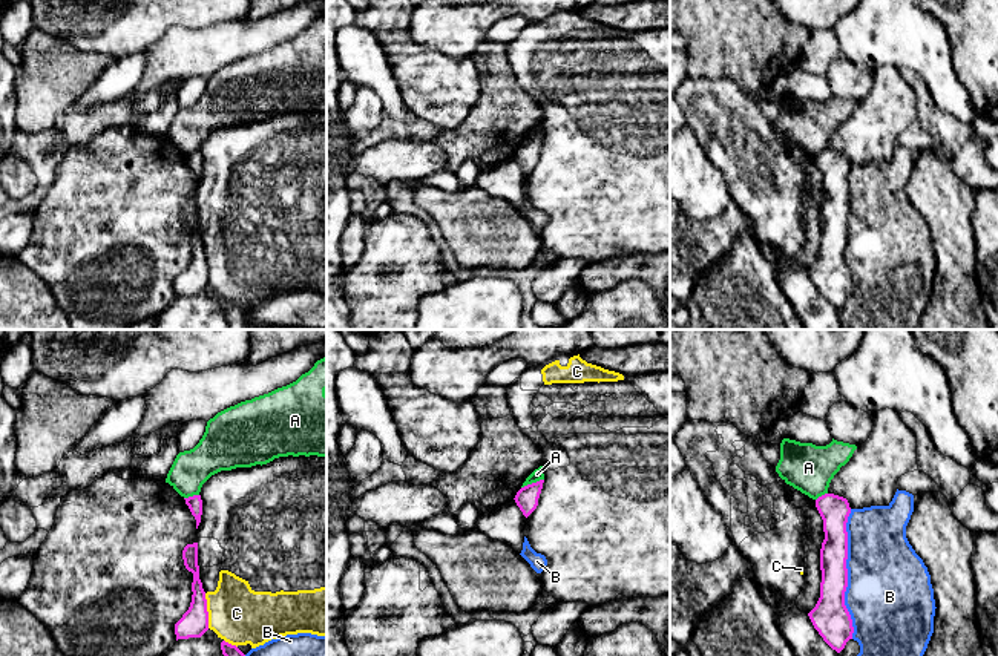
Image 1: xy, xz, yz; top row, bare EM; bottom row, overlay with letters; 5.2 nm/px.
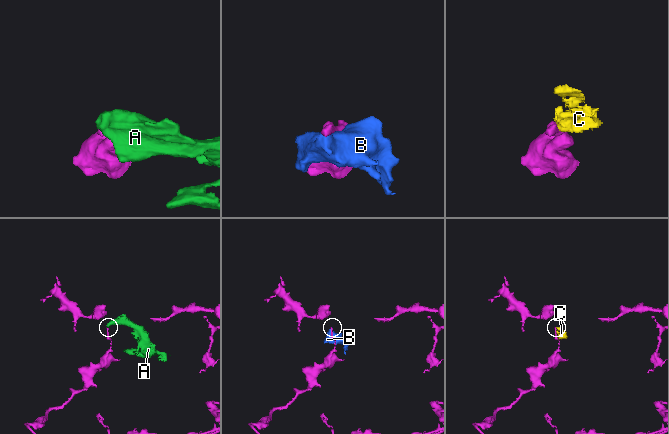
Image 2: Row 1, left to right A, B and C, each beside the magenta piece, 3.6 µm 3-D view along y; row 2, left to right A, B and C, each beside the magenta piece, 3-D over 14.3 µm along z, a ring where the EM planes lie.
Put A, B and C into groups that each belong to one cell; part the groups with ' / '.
A / B / C

